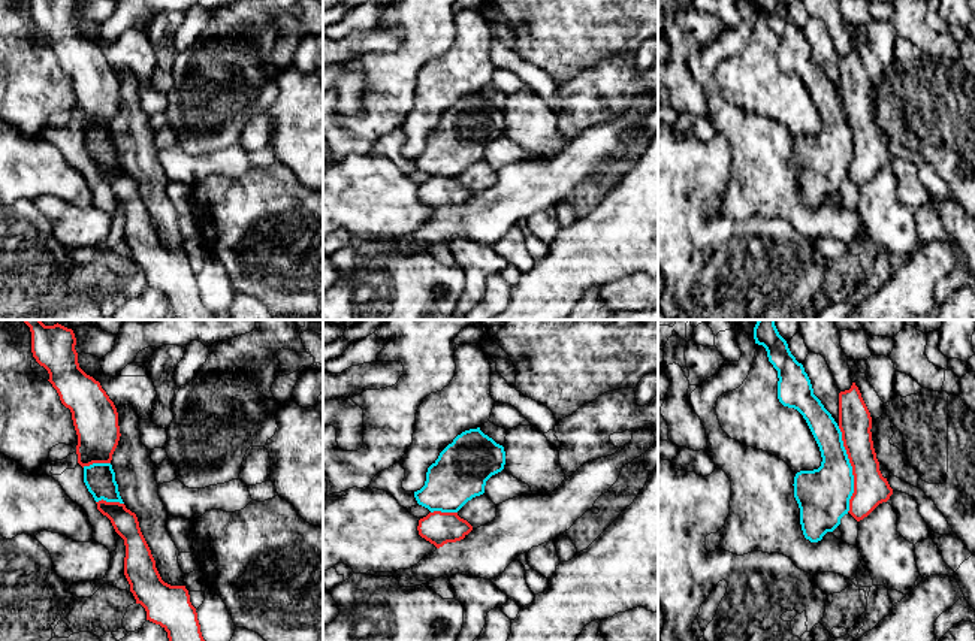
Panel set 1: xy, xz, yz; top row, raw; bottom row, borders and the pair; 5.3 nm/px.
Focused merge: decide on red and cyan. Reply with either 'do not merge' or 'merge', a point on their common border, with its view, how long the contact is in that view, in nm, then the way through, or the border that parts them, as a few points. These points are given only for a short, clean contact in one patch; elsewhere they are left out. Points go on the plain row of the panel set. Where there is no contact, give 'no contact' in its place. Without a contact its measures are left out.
do not merge; contact yz (853, 135); length 460 nm

